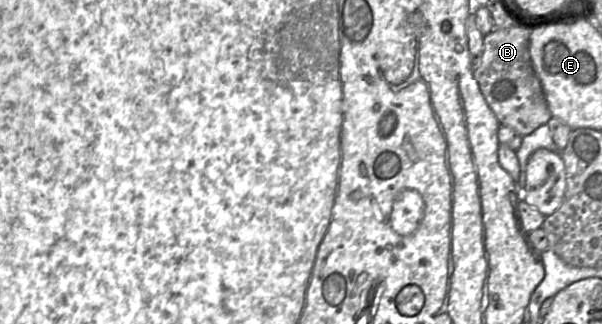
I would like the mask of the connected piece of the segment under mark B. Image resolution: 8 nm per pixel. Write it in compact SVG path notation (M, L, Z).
M517 25L509 28L494 28L484 36L482 61L473 70L474 78L498 121L502 125L511 127L522 136L529 135L541 125L547 124L552 117L540 80L532 65L529 51L530 33L530 30Z

